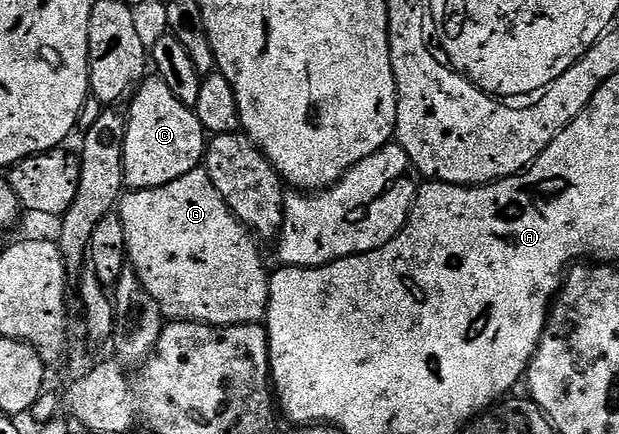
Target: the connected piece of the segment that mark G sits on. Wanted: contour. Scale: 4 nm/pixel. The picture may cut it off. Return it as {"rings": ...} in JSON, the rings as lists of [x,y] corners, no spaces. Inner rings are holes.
{"rings":[[[199,168],[180,176],[180,180],[172,180],[160,188],[148,188],[147,190],[130,190],[121,195],[116,206],[116,213],[124,228],[124,244],[129,269],[138,278],[151,301],[166,320],[179,322],[200,322],[210,326],[252,325],[261,323],[266,316],[266,288],[268,285],[267,271],[262,271],[262,258],[258,255],[259,243],[255,241],[249,230],[234,217],[233,212],[226,207],[224,200],[216,192],[212,180],[207,176],[205,169]]]}

